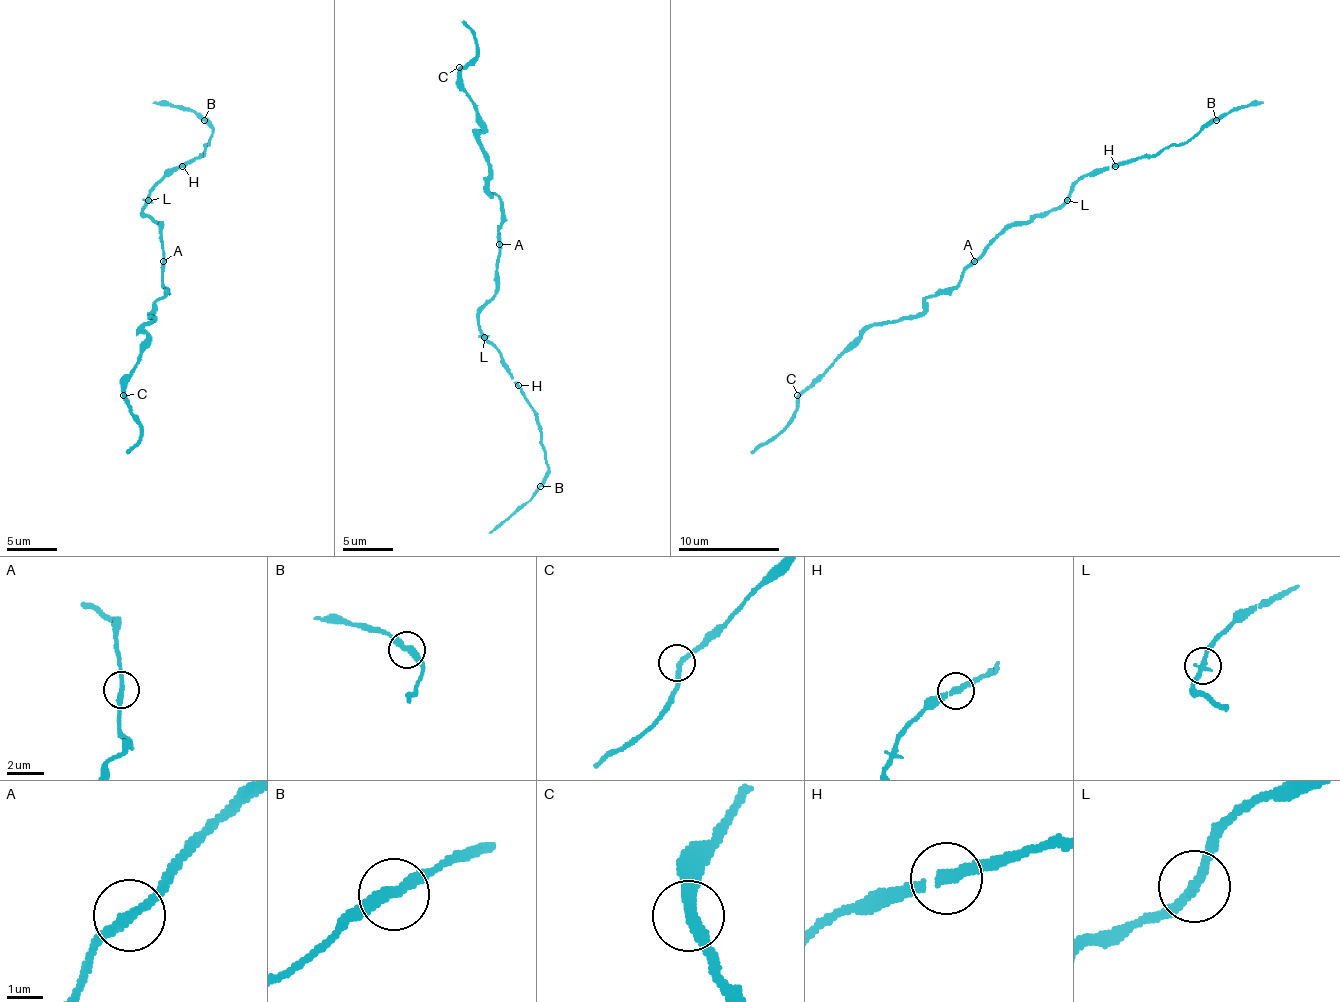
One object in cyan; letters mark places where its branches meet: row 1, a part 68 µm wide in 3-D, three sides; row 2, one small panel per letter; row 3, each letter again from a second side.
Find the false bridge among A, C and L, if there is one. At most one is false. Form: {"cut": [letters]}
{"cut": []}

